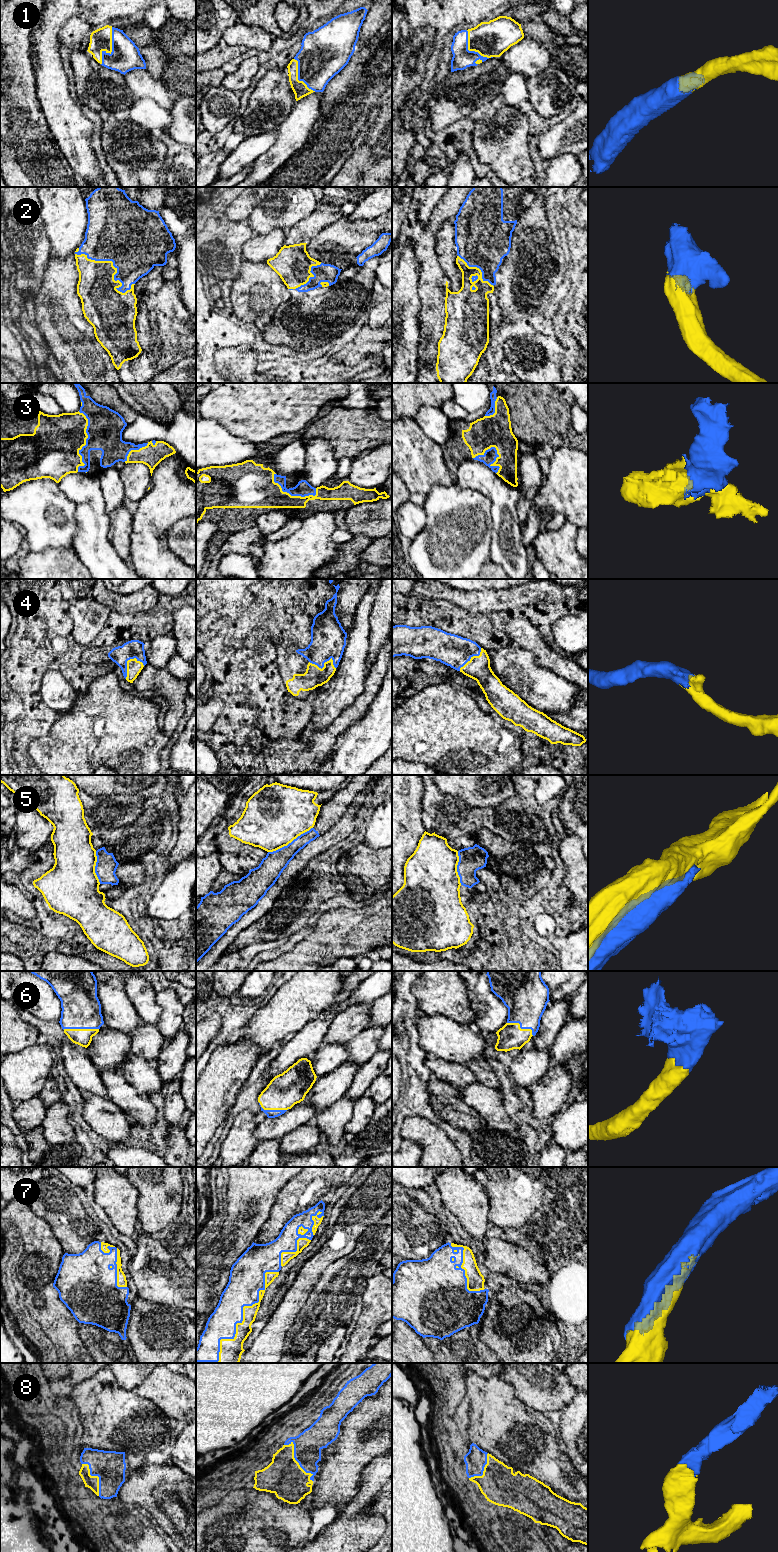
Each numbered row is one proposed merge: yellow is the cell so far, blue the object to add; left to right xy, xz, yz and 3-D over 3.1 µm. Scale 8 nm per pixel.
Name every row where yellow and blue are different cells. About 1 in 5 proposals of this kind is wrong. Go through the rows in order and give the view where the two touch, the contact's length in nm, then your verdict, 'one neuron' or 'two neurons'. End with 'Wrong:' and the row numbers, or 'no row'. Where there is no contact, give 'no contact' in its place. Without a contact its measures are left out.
1: meets yellow in xy; contact 320 nm long; one neuron
2: meets yellow in xy; contact 550 nm long; one neuron
3: meets yellow in xy; contact 480 nm long; one neuron
4: meets yellow in xy; contact 200 nm long; one neuron
5: meets yellow in xz; contact 420 nm long; two neurons
6: meets yellow in xy; contact 280 nm long; one neuron
7: meets yellow in xz; contact 1000 nm long; one neuron
8: meets yellow in xz; contact 380 nm long; one neuron
Wrong: 5

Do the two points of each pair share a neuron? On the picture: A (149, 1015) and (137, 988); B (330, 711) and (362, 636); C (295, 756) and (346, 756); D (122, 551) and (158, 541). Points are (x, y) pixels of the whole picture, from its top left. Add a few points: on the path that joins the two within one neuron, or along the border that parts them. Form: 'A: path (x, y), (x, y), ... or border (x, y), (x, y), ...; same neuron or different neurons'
A: path (147, 1008), (142, 995); same neuron
B: path (339, 692), (348, 682), (355, 655); same neuron
C: border (334, 753), (329, 761); different neurons
D: border (133, 526), (130, 532), (129, 563); different neurons

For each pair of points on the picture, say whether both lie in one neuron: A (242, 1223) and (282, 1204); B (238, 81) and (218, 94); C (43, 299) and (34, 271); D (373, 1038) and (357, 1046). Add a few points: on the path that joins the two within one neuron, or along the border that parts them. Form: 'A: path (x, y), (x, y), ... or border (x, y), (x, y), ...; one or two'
A: border (281, 1187), (275, 1198), (269, 1218), (260, 1229); two
B: border (220, 86), (235, 91), (238, 94); two
C: border (46, 265), (41, 286), (34, 298); two
D: path (369, 1040), (361, 1046); one

